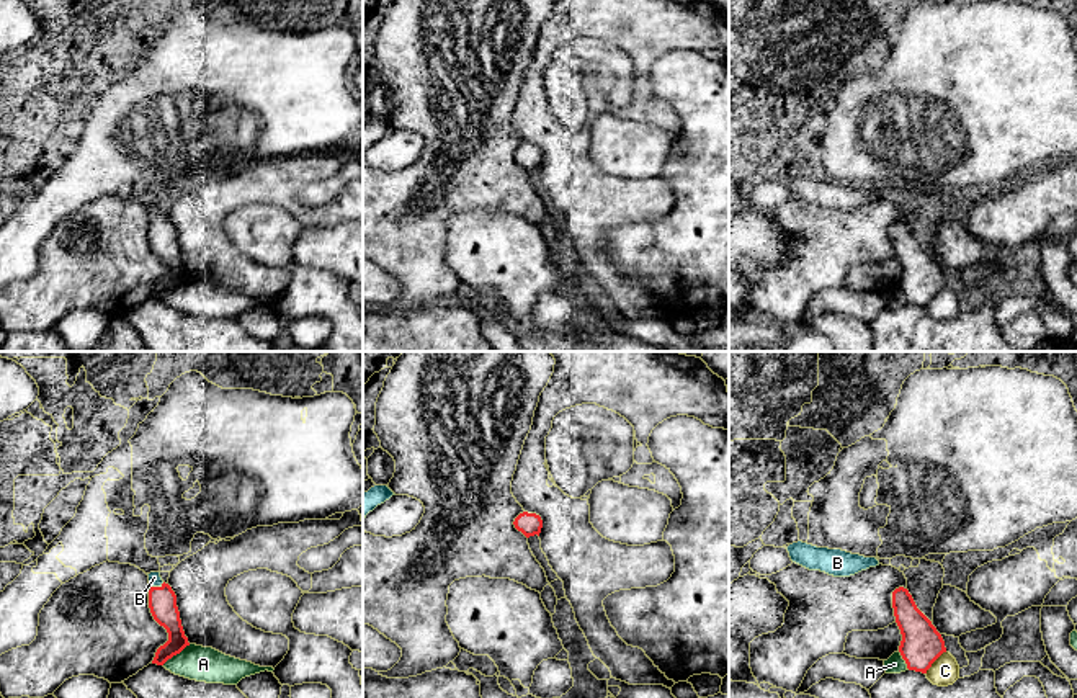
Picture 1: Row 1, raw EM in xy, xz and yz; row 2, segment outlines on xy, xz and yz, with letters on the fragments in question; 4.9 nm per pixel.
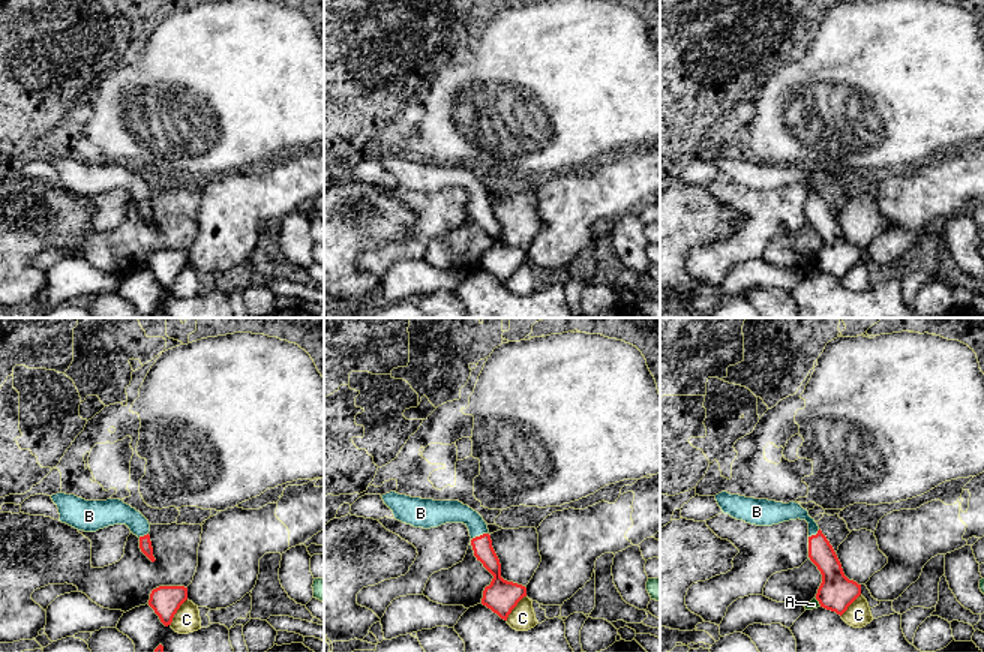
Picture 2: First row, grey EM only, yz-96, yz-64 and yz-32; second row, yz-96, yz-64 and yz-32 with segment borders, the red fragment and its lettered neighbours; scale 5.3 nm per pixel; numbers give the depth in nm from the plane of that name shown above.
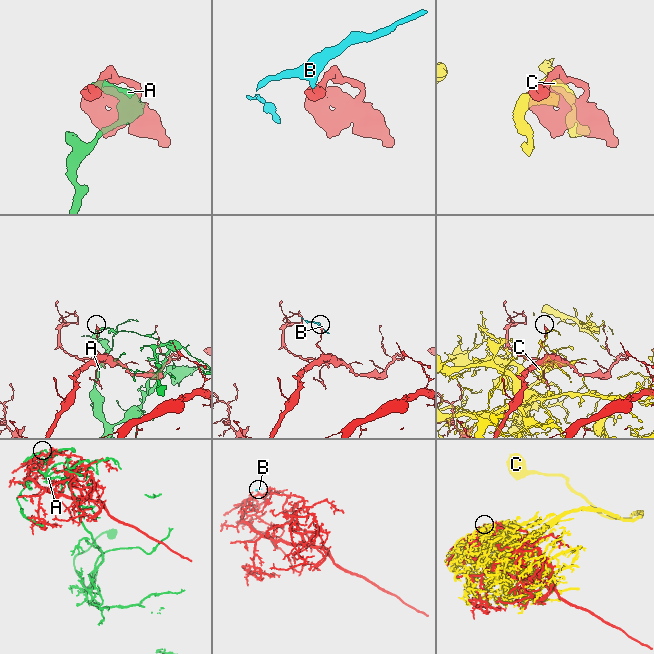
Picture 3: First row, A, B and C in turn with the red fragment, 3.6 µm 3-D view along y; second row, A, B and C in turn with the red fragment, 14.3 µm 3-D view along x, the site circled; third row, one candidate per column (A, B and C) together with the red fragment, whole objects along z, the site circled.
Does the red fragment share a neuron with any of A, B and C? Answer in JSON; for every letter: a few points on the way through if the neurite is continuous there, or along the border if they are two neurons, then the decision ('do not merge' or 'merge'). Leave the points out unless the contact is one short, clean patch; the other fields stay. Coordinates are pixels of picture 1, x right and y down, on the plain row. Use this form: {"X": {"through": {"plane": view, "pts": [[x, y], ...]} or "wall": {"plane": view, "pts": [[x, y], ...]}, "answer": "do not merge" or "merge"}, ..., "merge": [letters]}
{"A": {"answer": "do not merge"}, "B": {"through": {"plane": "xy", "pts": [[162, 234], [157, 221], [154, 211]]}, "answer": "merge"}, "C": {"answer": "do not merge"}, "merge": ["B"]}

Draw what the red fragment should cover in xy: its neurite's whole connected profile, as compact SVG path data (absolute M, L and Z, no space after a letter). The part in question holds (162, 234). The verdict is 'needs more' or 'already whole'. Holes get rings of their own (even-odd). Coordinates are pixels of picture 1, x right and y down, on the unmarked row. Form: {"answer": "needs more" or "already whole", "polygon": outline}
{"answer": "needs more", "polygon": "M150 206L147 209L150 219L150 247L154 253L168 266L168 275L157 283L152 298L163 299L168 293L180 288L186 280L190 280L190 276L181 260L175 226L168 217L162 214L160 206Z"}

